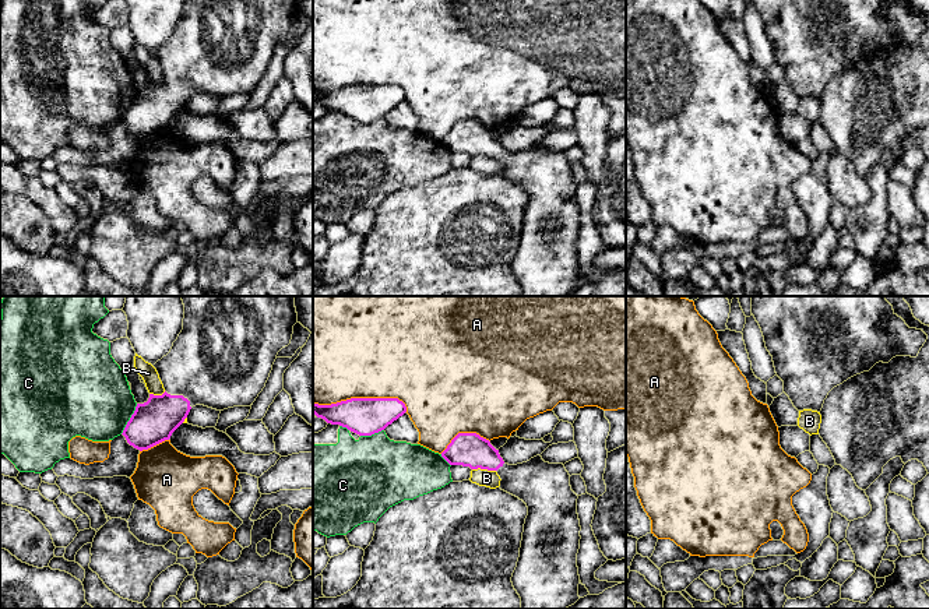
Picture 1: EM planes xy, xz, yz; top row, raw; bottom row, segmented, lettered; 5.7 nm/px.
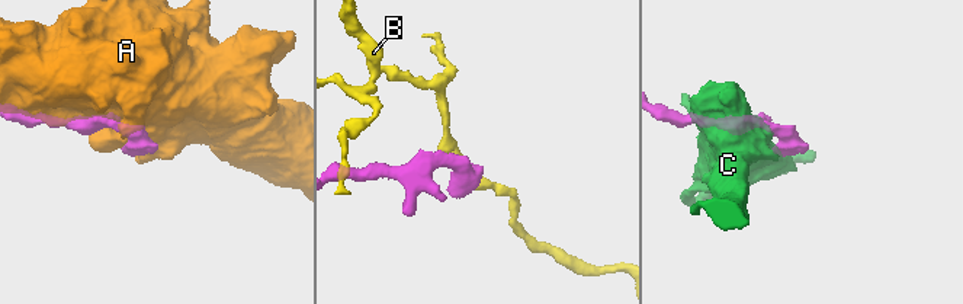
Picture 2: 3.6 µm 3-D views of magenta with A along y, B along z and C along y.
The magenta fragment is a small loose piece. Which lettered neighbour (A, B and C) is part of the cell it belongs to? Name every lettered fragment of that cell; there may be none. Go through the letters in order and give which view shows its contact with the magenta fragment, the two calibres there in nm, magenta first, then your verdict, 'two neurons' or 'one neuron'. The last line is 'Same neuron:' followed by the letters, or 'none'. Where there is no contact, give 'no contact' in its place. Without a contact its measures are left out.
A: contact in xz; calibres 220 and 500 nm; two neurons
B: contact in xz; calibres 190 and 100 nm; two neurons
C: contact in xy; calibres 260 and 440 nm; two neurons
Same neuron: none

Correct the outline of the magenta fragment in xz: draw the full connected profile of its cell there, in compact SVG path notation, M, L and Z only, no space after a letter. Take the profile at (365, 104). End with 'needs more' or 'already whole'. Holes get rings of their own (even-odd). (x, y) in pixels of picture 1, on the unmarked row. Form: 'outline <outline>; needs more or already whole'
outline M351 85L331 92L313 91L313 101L359 123L384 117L407 99L398 85Z; already whole

